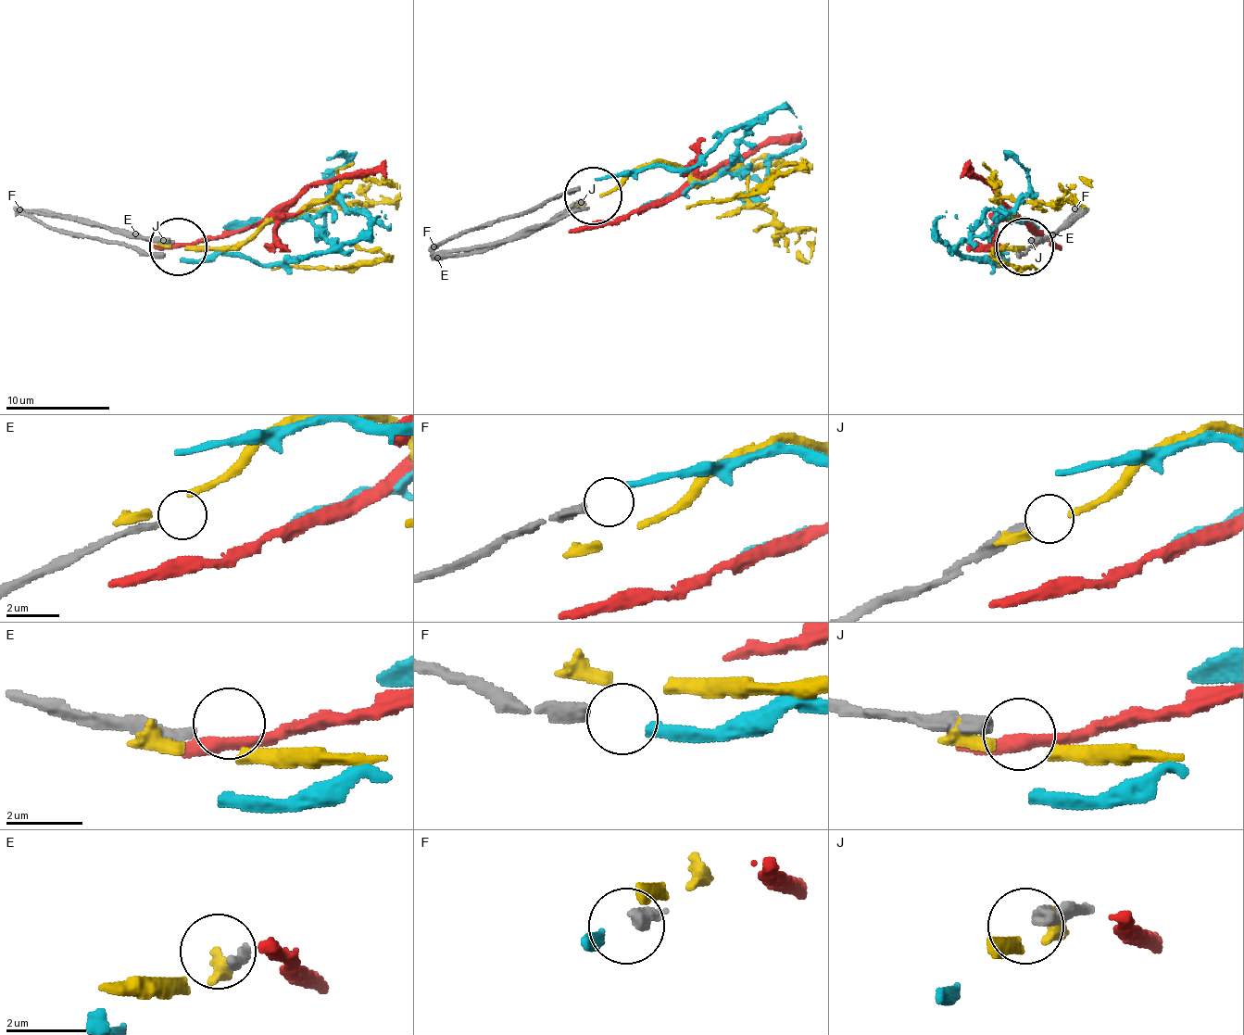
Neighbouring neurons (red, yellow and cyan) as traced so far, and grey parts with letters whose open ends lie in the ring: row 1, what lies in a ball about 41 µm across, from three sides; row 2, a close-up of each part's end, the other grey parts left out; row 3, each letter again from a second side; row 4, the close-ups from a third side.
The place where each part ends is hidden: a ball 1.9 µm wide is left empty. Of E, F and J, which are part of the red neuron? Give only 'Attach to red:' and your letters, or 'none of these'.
Attach to red: none of these

